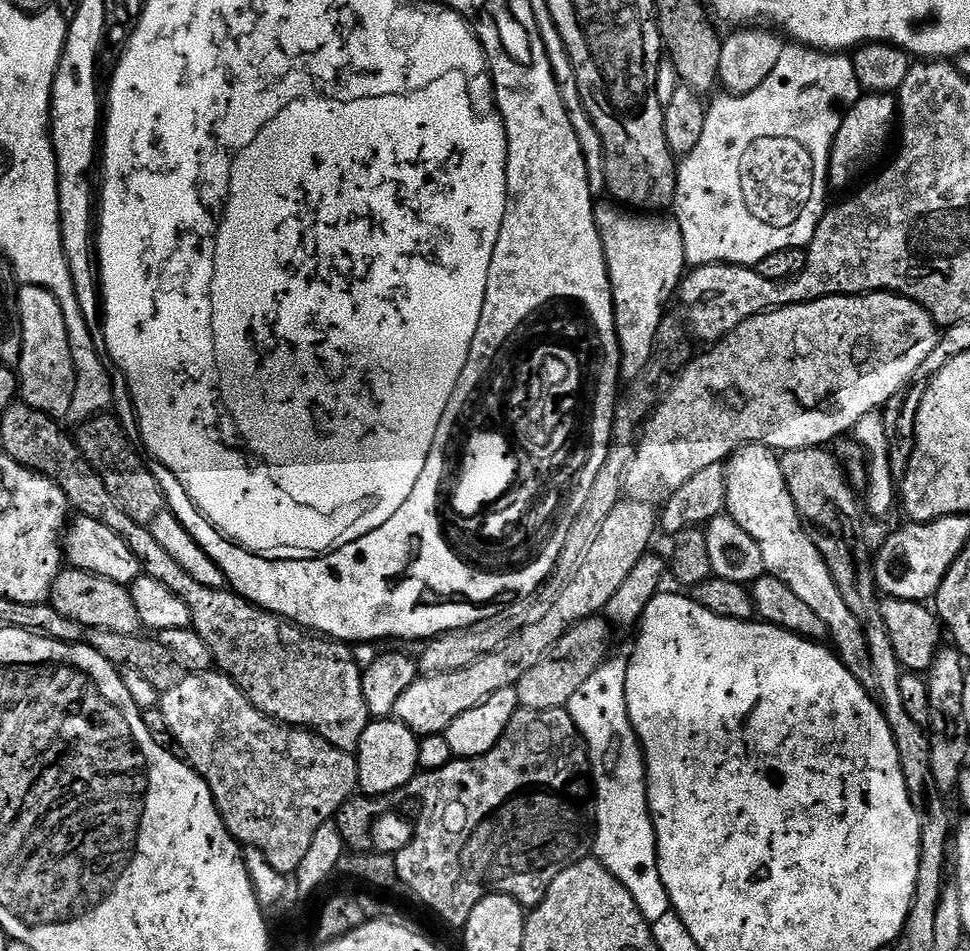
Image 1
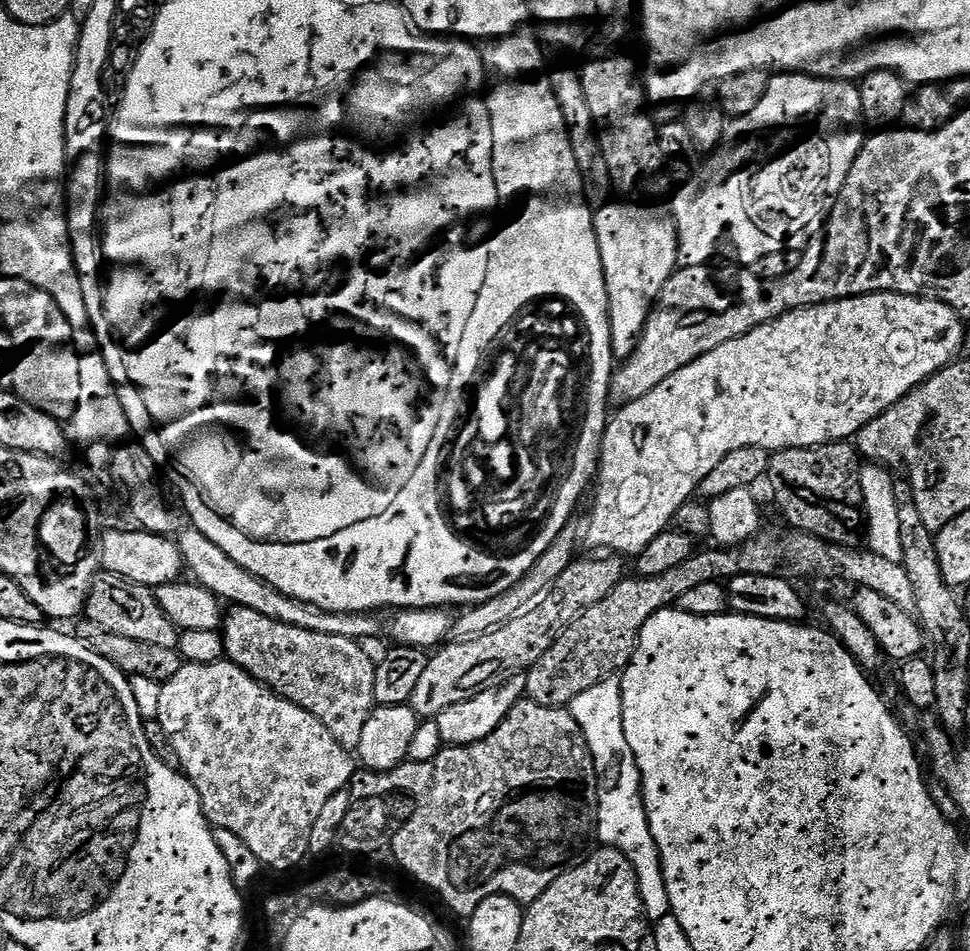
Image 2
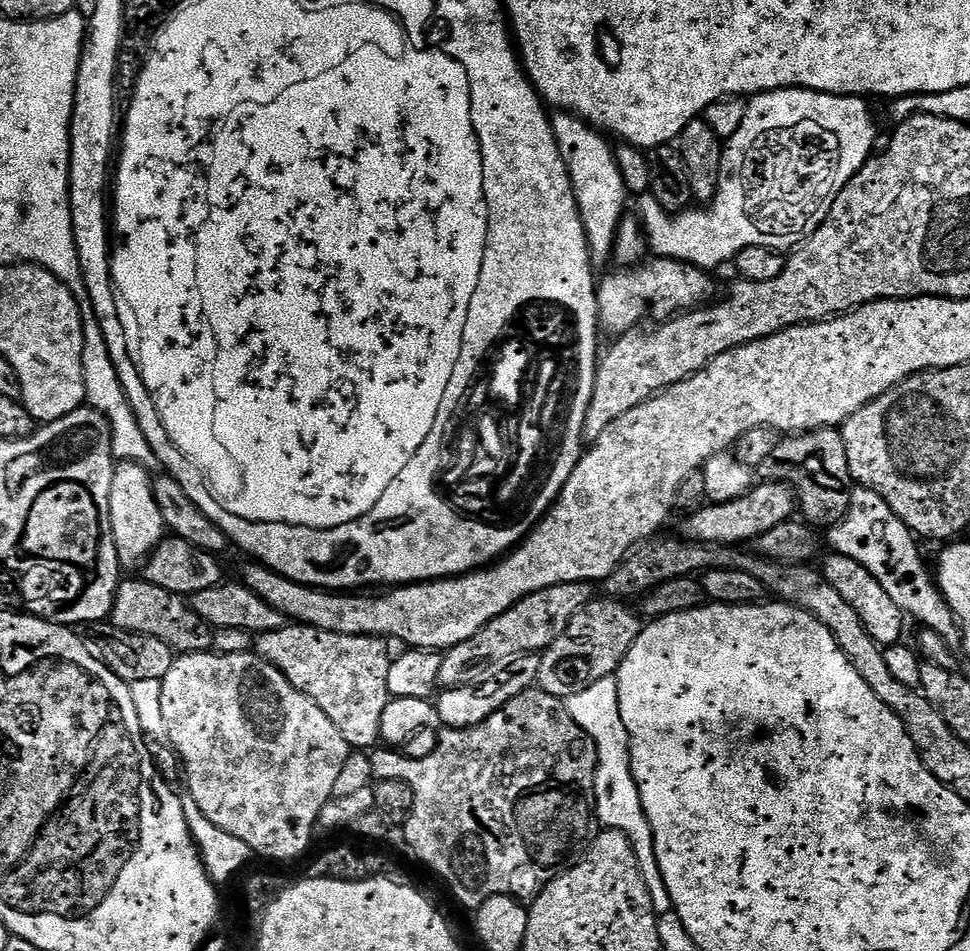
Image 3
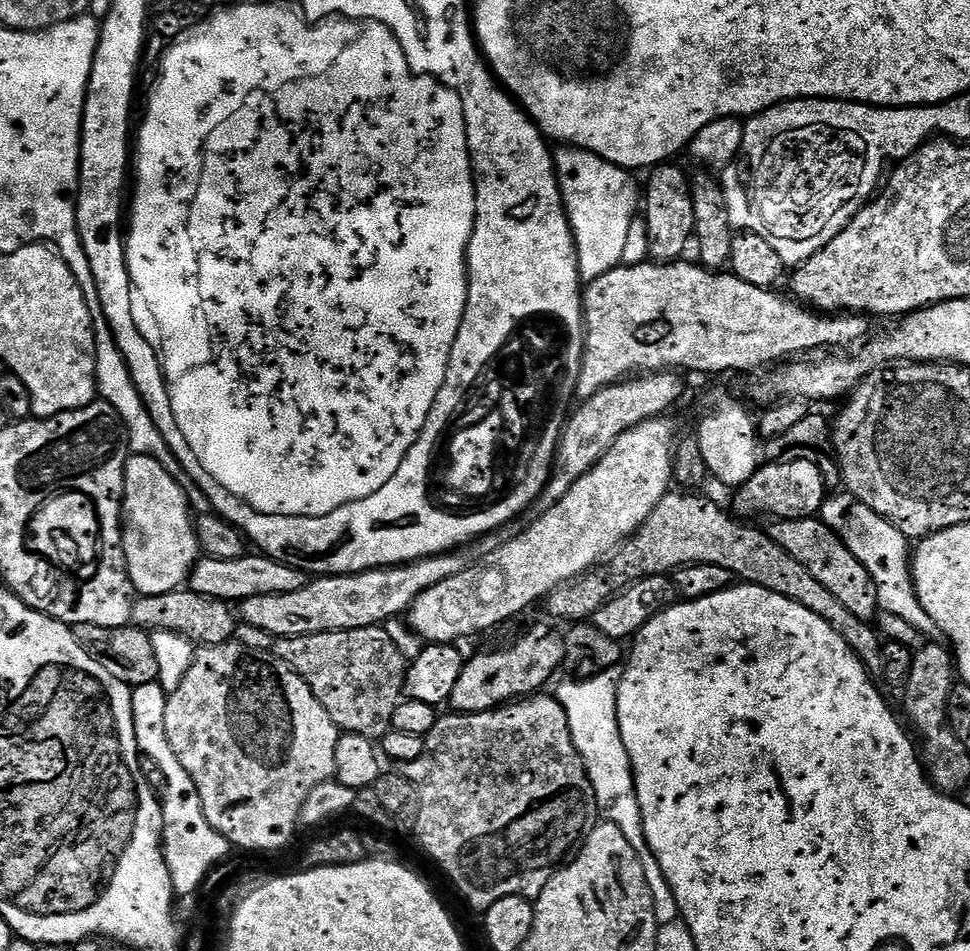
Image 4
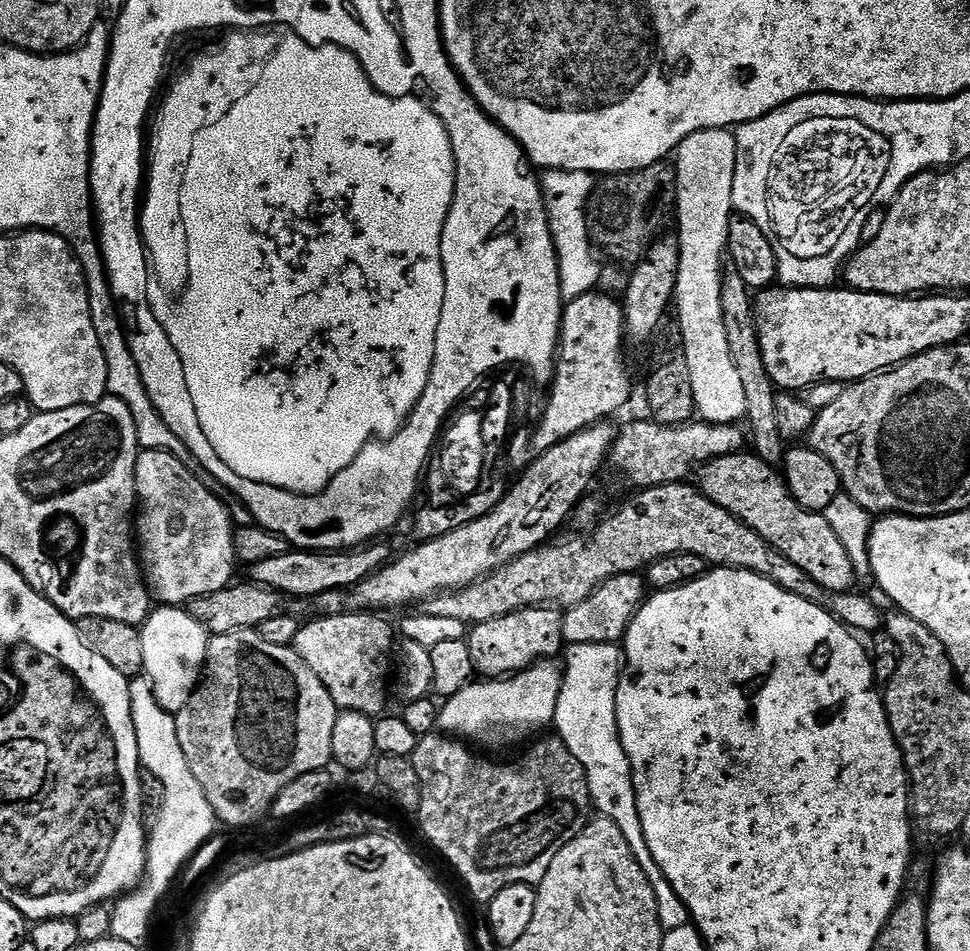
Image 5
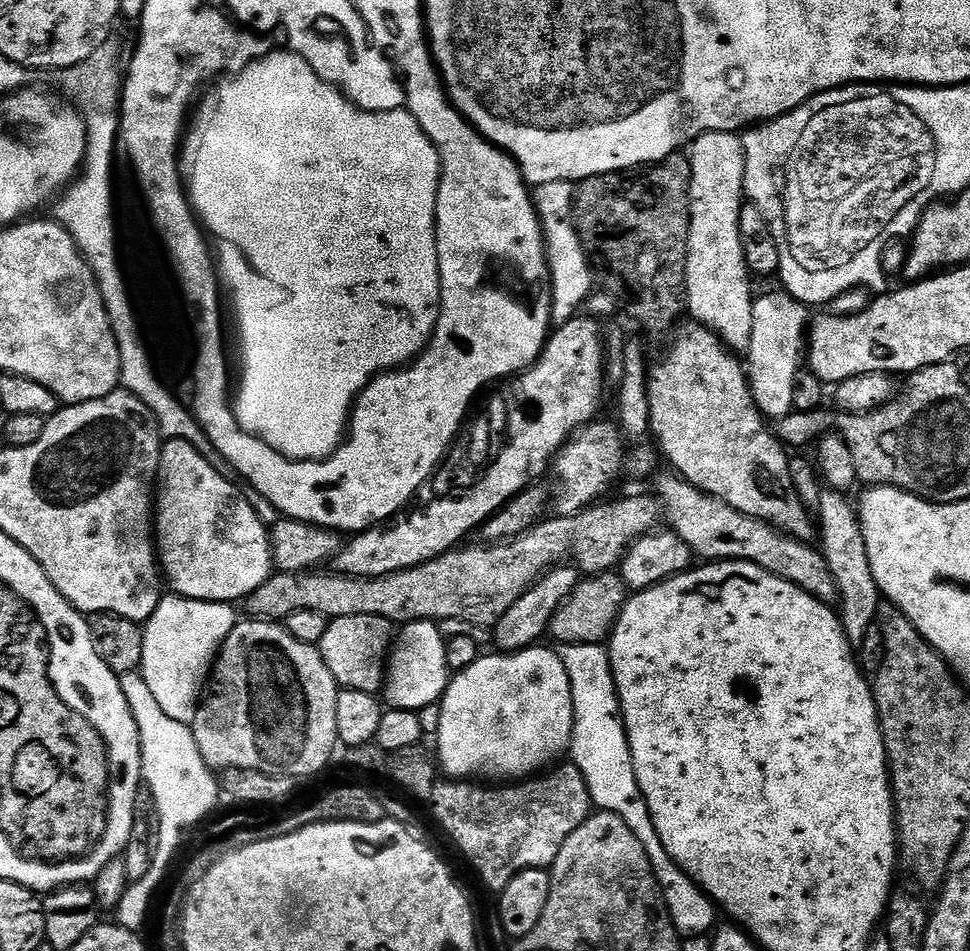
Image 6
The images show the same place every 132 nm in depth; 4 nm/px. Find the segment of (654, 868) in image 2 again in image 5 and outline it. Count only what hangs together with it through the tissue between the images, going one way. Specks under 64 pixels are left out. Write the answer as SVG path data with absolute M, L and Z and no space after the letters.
M573 644L567 649L567 656L568 661L562 667L555 731L570 750L570 754L574 754L574 758L578 758L578 762L584 767L593 809L603 819L614 822L618 830L622 830L626 842L630 842L630 850L634 850L634 858L638 858L638 866L642 866L646 878L650 878L650 886L654 886L654 894L658 898L660 925L665 932L678 930L690 923L688 908L662 874L658 862L654 862L650 846L646 846L646 834L642 830L634 794L632 767L620 741L616 691L622 671L621 649L615 644Z

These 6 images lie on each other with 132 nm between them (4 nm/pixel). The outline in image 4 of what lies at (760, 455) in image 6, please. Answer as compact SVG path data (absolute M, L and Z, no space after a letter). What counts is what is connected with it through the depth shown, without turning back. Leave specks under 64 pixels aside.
M820 518L807 520L777 520L773 519L766 531L770 539L778 542L794 562L802 562L850 614L858 614L858 618L869 622L877 619L881 611L878 600L878 587L870 576L870 571L847 549L846 545L823 523Z

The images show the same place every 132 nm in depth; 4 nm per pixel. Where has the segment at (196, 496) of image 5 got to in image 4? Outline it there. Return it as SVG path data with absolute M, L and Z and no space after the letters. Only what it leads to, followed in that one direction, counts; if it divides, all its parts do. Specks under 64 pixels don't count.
M129 455L124 467L124 503L122 505L122 535L120 545L124 547L126 566L133 589L140 596L153 596L177 591L192 574L196 561L201 559L202 549L196 534L196 521L188 505L185 485L174 482L170 473L149 456Z

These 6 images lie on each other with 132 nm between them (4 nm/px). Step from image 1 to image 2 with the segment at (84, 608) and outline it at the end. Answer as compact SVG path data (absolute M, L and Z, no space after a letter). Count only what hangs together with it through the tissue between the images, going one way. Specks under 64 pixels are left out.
M101 571L92 583L86 605L87 619L116 634L126 634L126 638L138 638L140 642L150 642L154 646L176 648L180 642L180 632L172 619L164 613L156 600L153 589L145 584L132 584L113 572Z

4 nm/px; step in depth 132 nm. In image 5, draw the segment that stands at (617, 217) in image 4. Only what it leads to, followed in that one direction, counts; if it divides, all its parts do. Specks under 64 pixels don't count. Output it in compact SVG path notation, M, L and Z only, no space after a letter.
M557 168L545 171L539 177L540 188L544 192L544 209L548 215L548 225L552 231L552 241L556 247L556 257L560 263L560 295L565 301L577 300L579 296L593 291L598 285L605 294L622 294L628 289L629 273L621 265L605 263L600 272L600 264L592 257L594 245L588 239L588 199L592 196L598 180L591 172L566 172Z

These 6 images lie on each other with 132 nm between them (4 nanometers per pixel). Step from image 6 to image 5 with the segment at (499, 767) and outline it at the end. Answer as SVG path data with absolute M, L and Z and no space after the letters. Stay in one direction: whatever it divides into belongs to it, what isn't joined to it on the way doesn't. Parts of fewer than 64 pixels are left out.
M541 662L514 676L468 684L458 690L458 694L443 701L438 712L439 731L453 738L463 738L473 745L504 744L515 736L534 735L543 724L551 725L556 719L562 676L552 666Z

